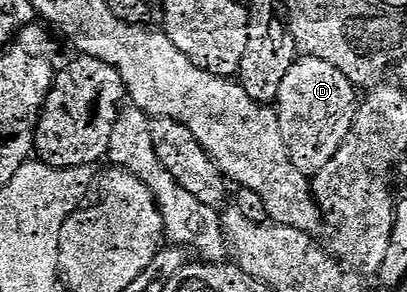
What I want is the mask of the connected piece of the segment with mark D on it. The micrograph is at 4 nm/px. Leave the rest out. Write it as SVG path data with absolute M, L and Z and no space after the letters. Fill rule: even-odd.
M301 56L287 70L275 101L275 111L291 162L306 174L315 174L335 158L357 117L358 89L331 62Z

